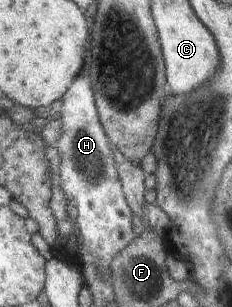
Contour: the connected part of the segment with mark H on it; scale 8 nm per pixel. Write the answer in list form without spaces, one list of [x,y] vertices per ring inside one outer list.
[[[86,73],[77,76],[61,97],[60,102],[62,107],[60,108],[59,119],[62,121],[62,133],[60,133],[55,146],[58,149],[58,155],[60,155],[60,165],[56,169],[57,174],[60,175],[59,186],[62,189],[70,217],[72,217],[84,244],[94,257],[92,262],[87,263],[86,285],[96,277],[106,282],[106,279],[110,277],[108,267],[110,267],[113,257],[120,253],[134,238],[131,222],[132,212],[124,195],[116,164],[112,159],[112,151],[108,147],[110,141],[104,132],[104,128],[102,128],[95,95],[92,93],[90,79]]]

